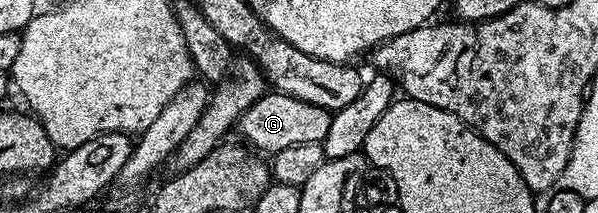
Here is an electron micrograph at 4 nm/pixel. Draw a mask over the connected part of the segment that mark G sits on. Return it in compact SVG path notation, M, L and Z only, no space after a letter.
M270 90L241 114L236 130L241 131L240 138L250 148L261 153L276 153L287 149L287 145L299 145L303 141L324 143L332 120L331 112L319 105L307 105L307 101L299 101L295 97L287 97L281 91Z

